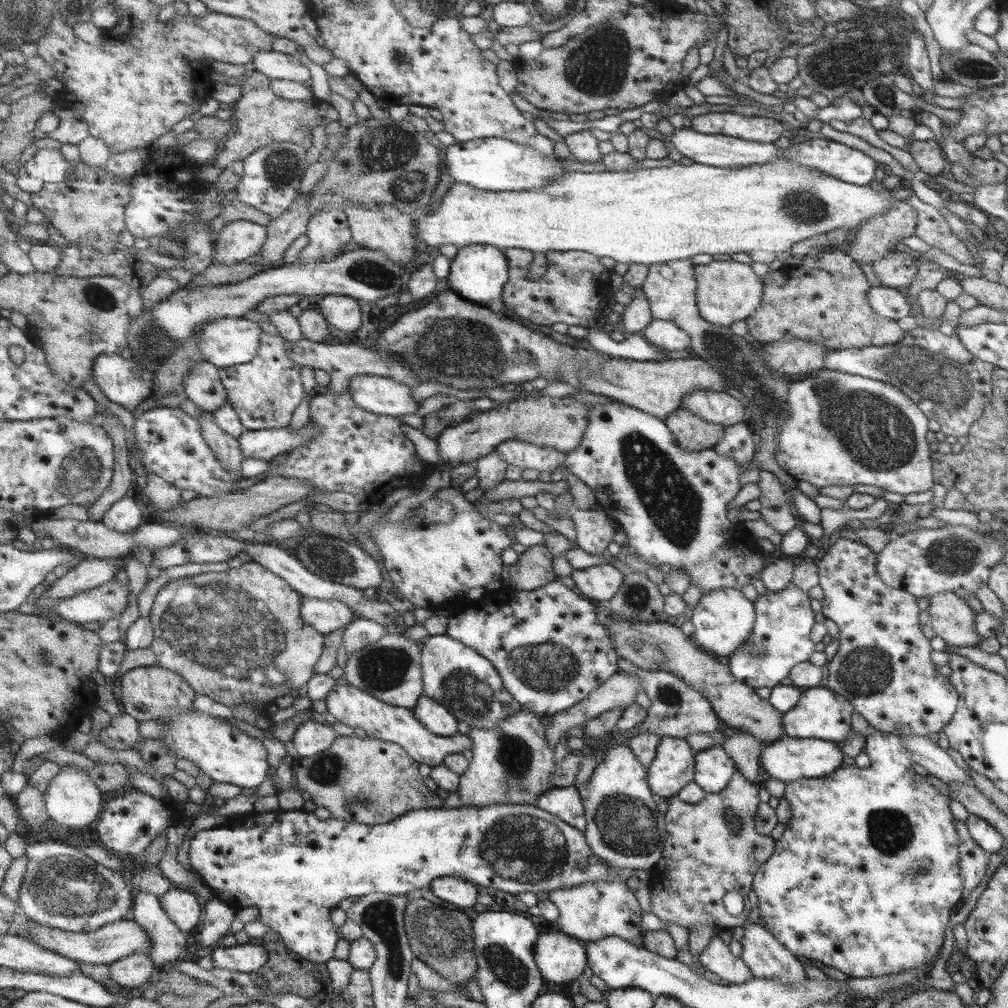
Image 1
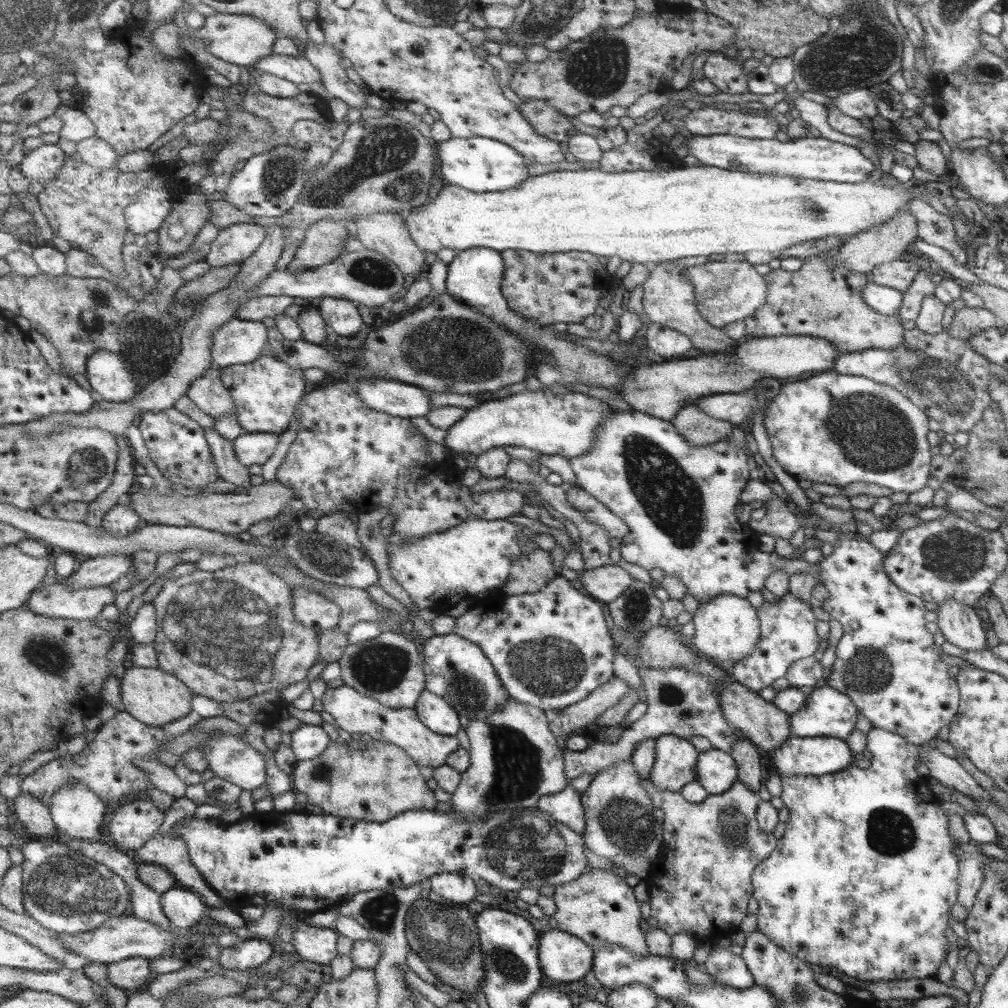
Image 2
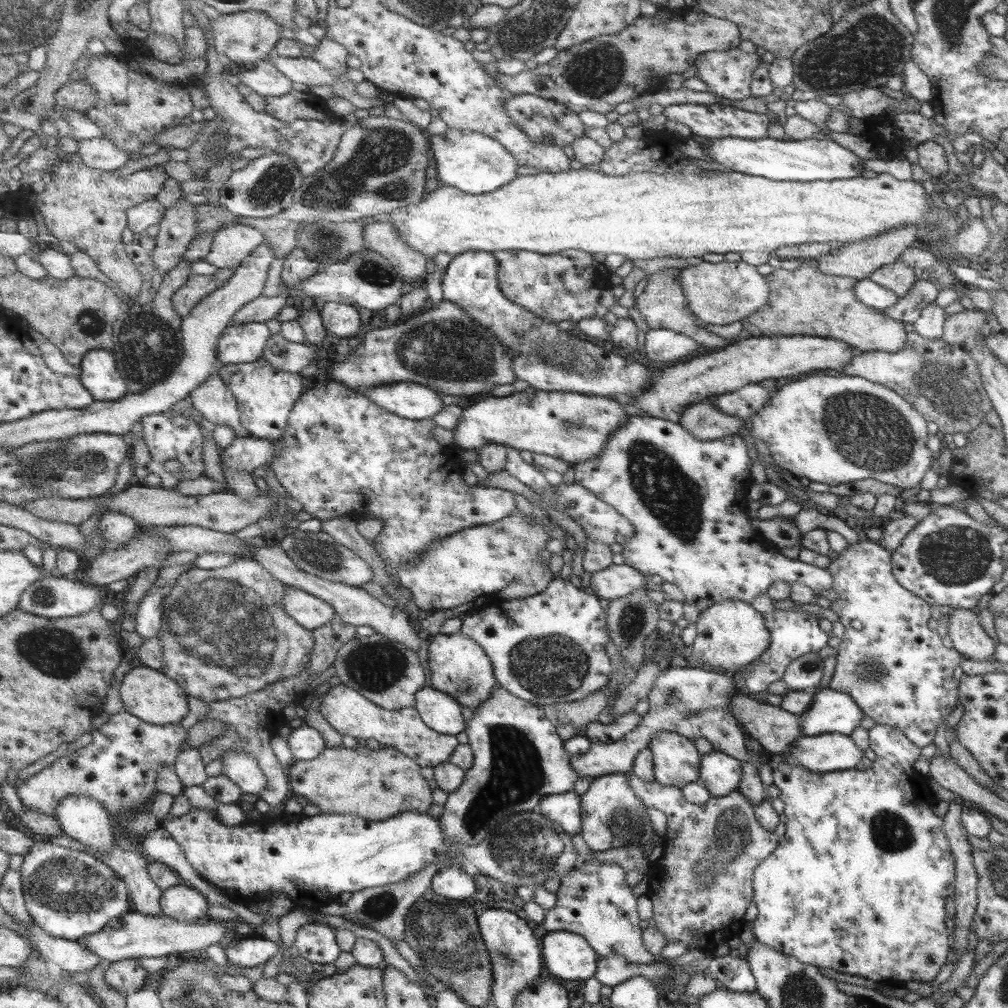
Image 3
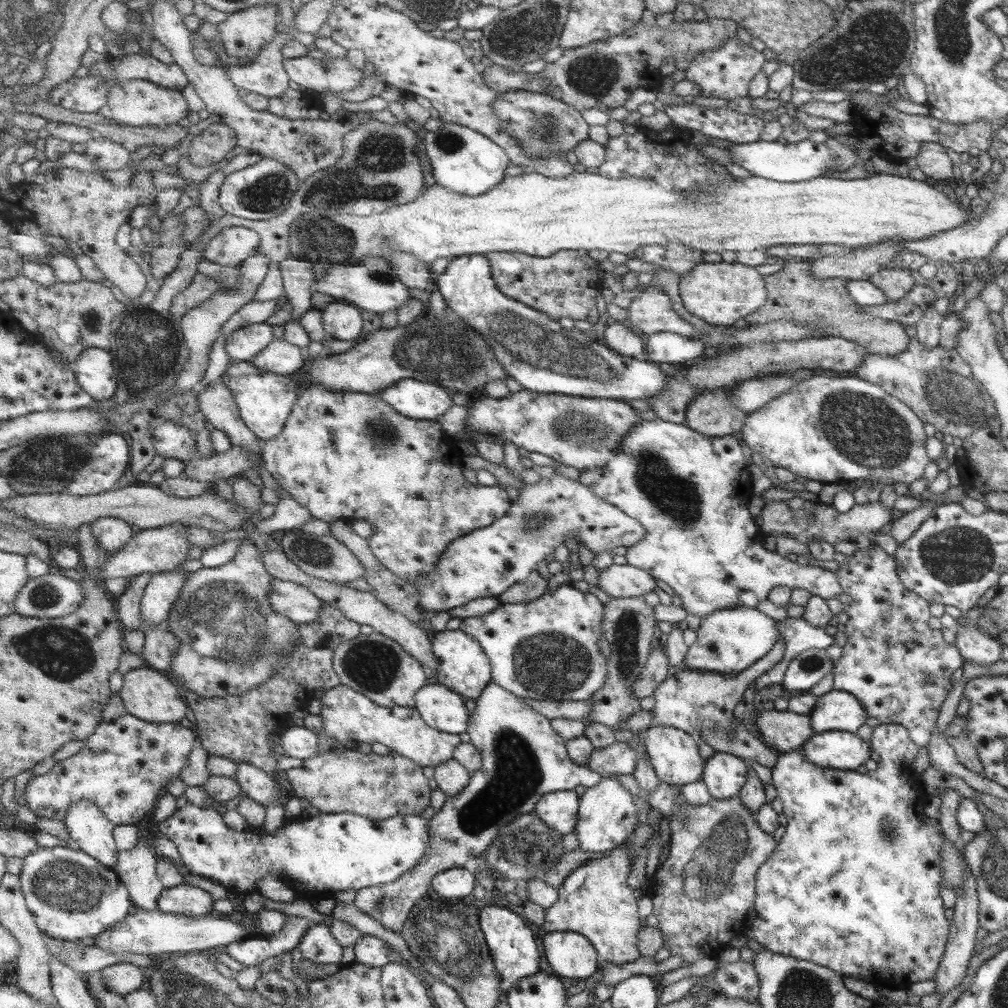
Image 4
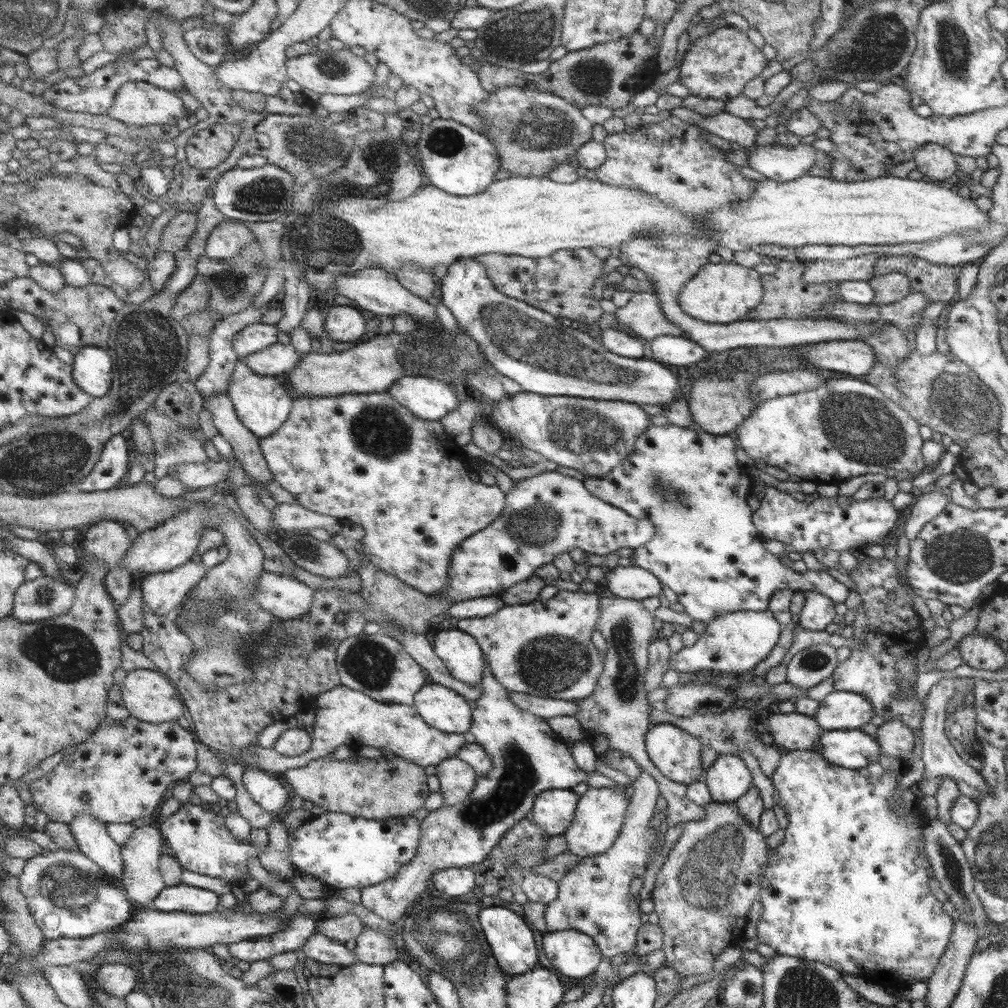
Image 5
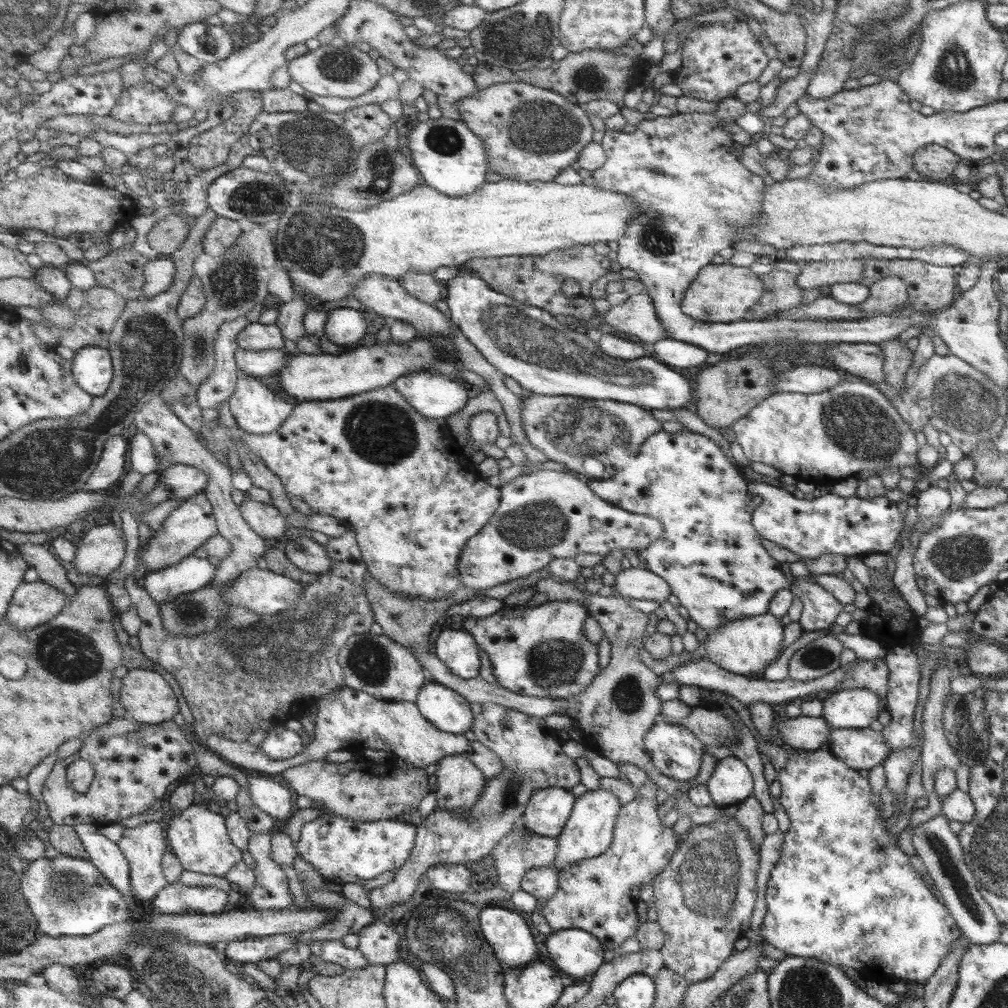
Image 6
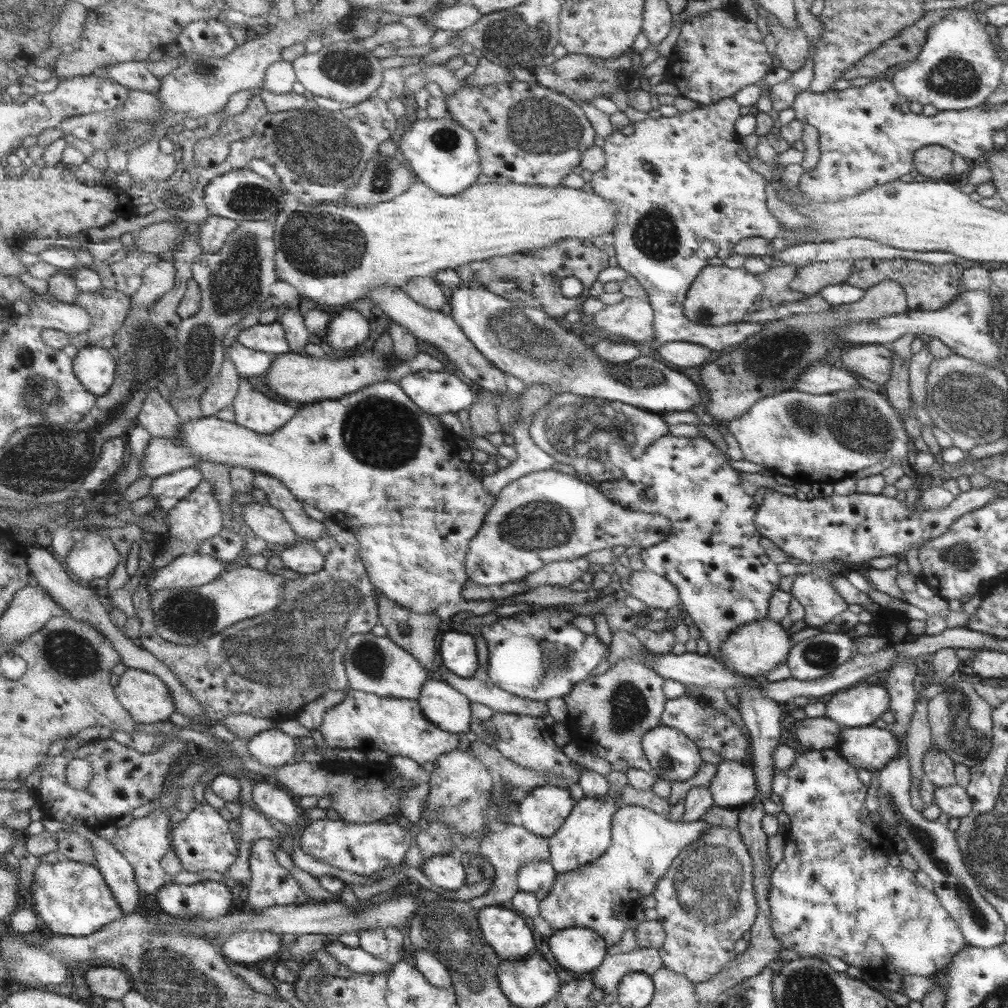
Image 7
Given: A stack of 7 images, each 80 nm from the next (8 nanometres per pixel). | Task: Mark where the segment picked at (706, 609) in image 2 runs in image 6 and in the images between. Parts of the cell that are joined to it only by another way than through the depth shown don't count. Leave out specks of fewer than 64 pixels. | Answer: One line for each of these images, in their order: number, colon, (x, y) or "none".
3: (730, 634)
4: (729, 640)
5: (736, 642)
6: (747, 646)

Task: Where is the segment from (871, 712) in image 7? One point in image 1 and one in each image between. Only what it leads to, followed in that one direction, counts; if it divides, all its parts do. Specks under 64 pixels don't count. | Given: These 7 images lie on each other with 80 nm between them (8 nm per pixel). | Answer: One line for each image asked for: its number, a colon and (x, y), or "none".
1: (822, 713)
2: (826, 712)
3: (831, 711)
4: (837, 710)
5: (839, 710)
6: (856, 708)

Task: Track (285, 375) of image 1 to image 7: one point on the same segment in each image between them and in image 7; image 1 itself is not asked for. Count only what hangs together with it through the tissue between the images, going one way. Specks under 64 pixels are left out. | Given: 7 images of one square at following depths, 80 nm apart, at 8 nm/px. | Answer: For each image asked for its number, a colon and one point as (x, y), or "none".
2: (268, 392)
3: (267, 397)
4: (267, 400)
5: (264, 404)
6: (258, 409)
7: (255, 410)

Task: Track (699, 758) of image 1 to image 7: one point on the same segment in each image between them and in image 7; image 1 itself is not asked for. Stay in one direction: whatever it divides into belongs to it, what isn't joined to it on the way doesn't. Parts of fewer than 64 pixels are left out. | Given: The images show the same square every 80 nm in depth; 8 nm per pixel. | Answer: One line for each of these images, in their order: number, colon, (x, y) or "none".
2: (717, 770)
3: (721, 773)
4: (725, 774)
5: (728, 778)
6: (730, 783)
7: (734, 785)

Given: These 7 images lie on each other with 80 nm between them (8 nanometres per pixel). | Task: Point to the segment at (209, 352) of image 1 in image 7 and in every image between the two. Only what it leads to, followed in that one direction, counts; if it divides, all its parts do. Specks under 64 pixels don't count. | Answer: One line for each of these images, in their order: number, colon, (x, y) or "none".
2: (239, 342)
3: (244, 343)
4: (245, 345)
5: (255, 338)
6: (257, 337)
7: (271, 338)

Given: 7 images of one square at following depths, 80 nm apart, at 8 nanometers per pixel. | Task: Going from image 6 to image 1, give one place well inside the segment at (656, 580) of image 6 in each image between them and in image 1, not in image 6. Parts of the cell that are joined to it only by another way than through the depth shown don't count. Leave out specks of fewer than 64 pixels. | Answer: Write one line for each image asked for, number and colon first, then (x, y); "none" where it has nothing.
1: (599, 582)
2: (607, 582)
3: (616, 581)
4: (617, 581)
5: (631, 581)

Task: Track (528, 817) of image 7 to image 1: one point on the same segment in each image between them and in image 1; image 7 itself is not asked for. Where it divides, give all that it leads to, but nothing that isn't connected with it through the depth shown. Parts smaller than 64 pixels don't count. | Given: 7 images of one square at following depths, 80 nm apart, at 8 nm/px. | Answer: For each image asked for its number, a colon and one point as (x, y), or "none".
1: (566, 802)
2: (567, 807)
3: (566, 808)
4: (561, 809)
5: (555, 811)
6: (549, 813)

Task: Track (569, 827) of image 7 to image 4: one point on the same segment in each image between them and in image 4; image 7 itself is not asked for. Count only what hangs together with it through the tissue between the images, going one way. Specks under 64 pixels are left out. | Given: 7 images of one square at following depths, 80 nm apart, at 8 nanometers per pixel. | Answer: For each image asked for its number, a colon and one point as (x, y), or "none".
4: (608, 817)
5: (600, 813)
6: (591, 830)

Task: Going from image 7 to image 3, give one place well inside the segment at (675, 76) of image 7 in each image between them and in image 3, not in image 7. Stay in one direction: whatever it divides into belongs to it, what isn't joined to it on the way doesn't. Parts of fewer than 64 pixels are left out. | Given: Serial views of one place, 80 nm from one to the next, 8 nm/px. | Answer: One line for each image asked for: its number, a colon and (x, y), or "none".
3: (729, 73)
4: (727, 72)
5: (720, 66)
6: (718, 58)

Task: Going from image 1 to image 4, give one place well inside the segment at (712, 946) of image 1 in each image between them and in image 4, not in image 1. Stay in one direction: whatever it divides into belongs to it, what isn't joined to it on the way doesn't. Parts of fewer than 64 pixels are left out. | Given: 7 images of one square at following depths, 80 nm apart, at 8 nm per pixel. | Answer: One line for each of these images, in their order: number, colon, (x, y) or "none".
2: (724, 967)
3: (731, 973)
4: (739, 979)

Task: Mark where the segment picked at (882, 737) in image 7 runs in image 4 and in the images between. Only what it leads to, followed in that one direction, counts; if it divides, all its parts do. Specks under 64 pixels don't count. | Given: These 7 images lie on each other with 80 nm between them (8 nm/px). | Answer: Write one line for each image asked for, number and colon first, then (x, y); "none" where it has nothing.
4: (840, 750)
5: (853, 749)
6: (862, 749)

